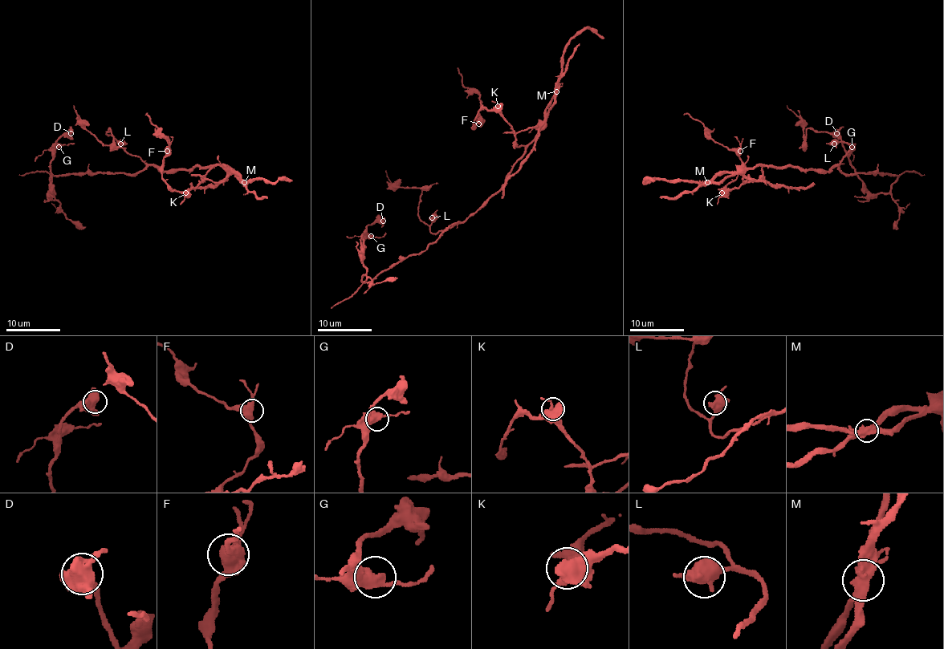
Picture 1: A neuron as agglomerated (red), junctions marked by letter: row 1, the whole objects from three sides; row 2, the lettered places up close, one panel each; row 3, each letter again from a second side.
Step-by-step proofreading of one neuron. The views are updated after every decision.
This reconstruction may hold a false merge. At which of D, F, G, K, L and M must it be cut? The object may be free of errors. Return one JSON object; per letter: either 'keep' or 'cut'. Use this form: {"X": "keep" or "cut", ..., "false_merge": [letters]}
{"D": "keep", "F": "keep", "G": "keep", "K": "keep", "L": "keep", "M": "cut", "false_merge": ["M"]}

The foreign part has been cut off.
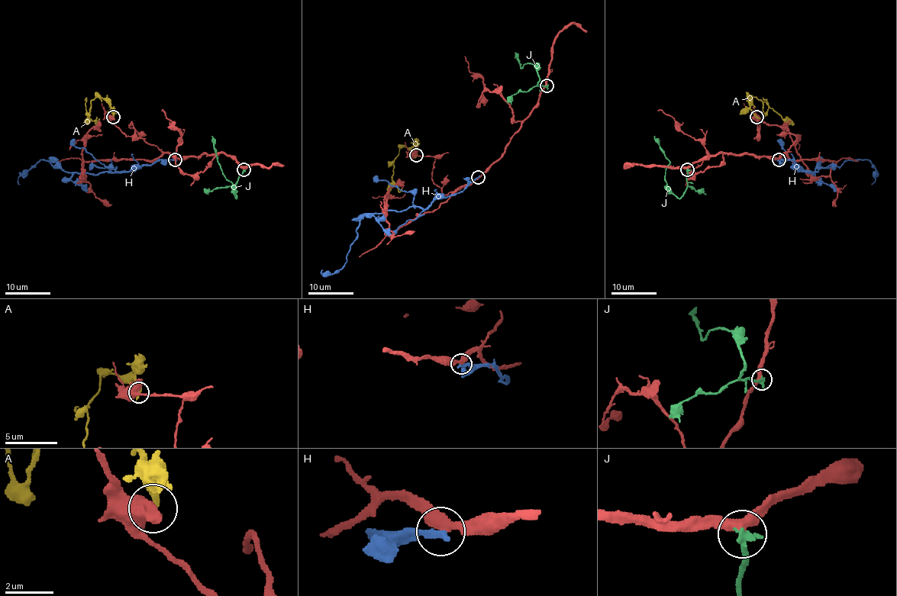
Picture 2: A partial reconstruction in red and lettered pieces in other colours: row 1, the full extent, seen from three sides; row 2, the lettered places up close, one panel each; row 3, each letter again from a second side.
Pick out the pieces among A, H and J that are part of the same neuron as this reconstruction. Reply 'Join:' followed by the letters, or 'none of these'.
Join: J

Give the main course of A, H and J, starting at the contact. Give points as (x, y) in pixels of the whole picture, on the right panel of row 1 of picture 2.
A: (756, 117), (750, 107), (749, 98), (751, 96), (765, 102), (792, 124)
H: (779, 159), (791, 159), (812, 174), (817, 168), (840, 167), (848, 160), (868, 160), (875, 168), (872, 184)
J: (687, 169), (686, 191), (677, 198), (666, 182), (665, 174), (669, 160), (654, 136)

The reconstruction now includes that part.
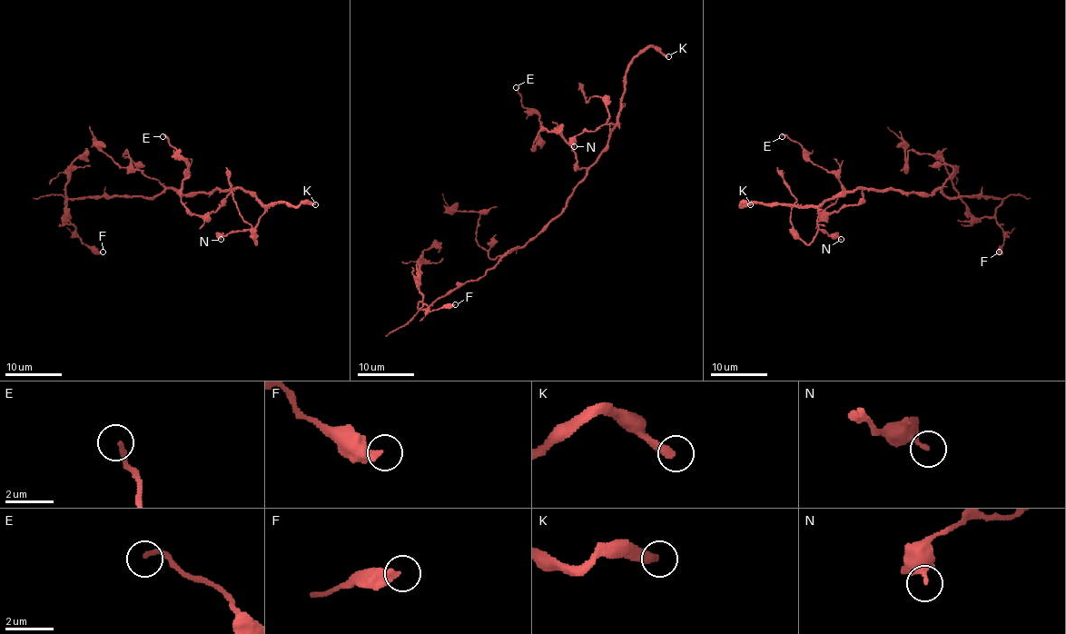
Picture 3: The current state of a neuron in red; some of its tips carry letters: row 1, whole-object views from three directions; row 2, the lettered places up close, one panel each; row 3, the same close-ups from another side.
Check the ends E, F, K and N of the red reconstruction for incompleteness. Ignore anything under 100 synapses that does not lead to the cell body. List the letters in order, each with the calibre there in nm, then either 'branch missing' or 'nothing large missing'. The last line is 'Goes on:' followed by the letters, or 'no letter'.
E: 170 nm thick; nothing large missing
F: 380 nm thick; nothing large missing
K: 360 nm thick; branch missing
N: 220 nm thick; nothing large missing
Goes on: K

